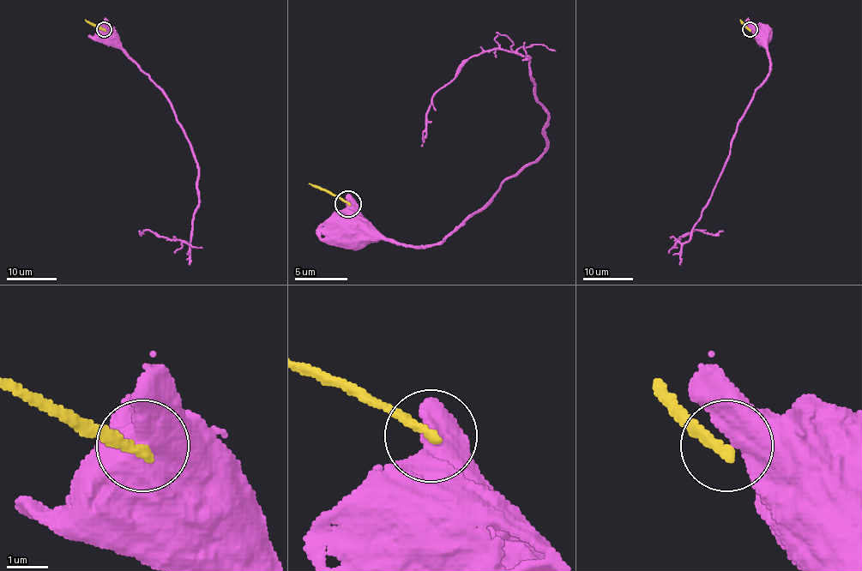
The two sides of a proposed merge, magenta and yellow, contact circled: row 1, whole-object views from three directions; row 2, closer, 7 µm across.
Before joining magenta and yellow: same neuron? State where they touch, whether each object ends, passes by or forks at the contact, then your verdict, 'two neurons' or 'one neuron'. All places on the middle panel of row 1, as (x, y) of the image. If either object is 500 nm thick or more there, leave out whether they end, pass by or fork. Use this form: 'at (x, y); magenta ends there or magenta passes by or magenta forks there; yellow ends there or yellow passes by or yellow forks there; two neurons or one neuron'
at (348, 203); two neurons

